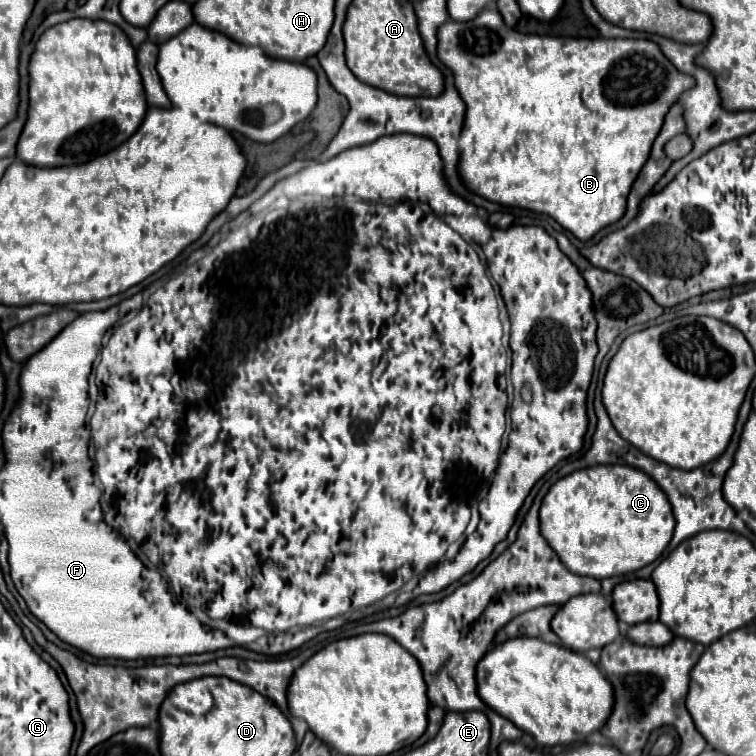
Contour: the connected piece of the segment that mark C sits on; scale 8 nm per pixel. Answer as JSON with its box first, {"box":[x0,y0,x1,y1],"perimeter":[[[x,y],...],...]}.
{"box":[539,466,675,580],"perimeter":[[[593,466],[577,470],[559,482],[555,482],[545,494],[539,508],[541,534],[549,546],[557,552],[561,562],[579,576],[591,576],[597,580],[623,576],[635,572],[659,558],[673,538],[675,518],[665,492],[643,470],[631,466]]]}

